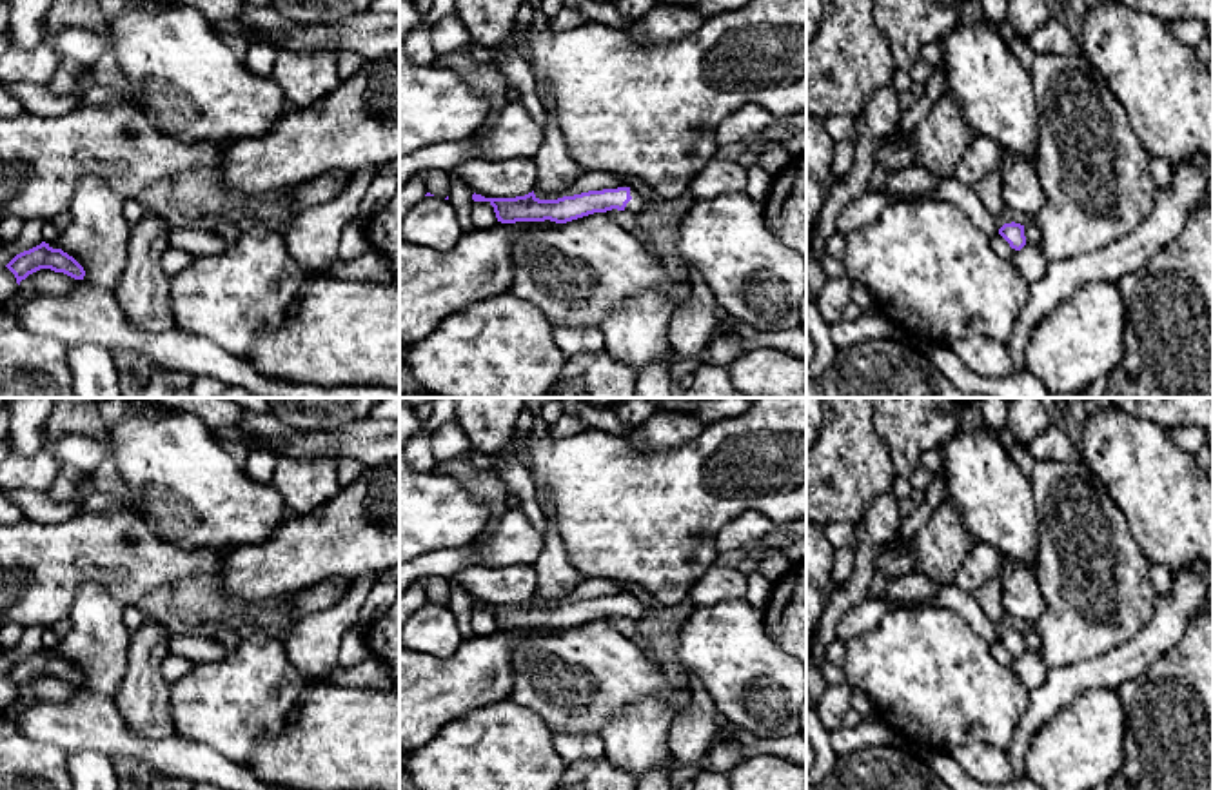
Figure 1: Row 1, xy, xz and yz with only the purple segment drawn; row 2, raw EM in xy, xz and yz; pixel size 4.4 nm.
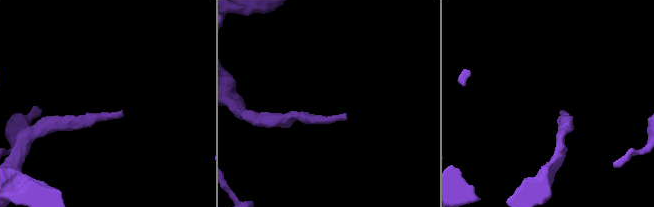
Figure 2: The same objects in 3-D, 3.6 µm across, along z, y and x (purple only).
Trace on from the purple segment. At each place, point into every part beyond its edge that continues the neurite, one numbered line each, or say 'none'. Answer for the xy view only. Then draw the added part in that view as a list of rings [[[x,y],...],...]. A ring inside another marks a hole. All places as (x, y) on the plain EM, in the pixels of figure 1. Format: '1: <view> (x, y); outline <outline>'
none

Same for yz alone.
none

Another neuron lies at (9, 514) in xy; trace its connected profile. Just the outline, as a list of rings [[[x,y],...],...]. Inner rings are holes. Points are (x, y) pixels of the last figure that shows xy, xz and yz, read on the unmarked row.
[[[0,490],[0,525],[15,525],[22,519],[22,510]]]

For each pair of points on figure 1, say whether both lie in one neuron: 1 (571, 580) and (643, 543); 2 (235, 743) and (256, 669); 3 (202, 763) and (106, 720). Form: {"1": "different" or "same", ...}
{"1": "different", "2": "same", "3": "same"}

